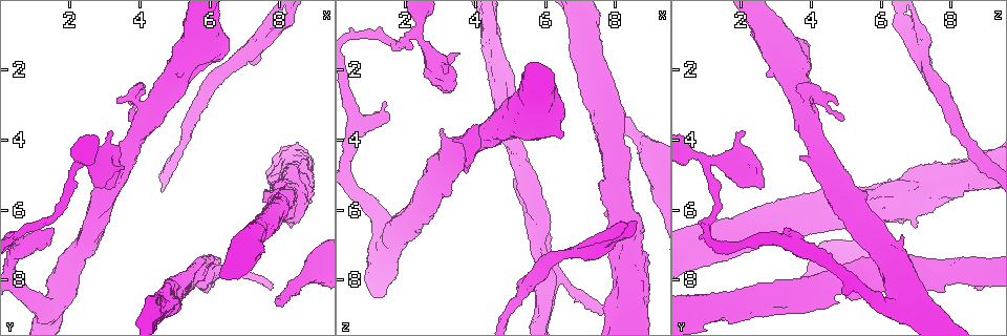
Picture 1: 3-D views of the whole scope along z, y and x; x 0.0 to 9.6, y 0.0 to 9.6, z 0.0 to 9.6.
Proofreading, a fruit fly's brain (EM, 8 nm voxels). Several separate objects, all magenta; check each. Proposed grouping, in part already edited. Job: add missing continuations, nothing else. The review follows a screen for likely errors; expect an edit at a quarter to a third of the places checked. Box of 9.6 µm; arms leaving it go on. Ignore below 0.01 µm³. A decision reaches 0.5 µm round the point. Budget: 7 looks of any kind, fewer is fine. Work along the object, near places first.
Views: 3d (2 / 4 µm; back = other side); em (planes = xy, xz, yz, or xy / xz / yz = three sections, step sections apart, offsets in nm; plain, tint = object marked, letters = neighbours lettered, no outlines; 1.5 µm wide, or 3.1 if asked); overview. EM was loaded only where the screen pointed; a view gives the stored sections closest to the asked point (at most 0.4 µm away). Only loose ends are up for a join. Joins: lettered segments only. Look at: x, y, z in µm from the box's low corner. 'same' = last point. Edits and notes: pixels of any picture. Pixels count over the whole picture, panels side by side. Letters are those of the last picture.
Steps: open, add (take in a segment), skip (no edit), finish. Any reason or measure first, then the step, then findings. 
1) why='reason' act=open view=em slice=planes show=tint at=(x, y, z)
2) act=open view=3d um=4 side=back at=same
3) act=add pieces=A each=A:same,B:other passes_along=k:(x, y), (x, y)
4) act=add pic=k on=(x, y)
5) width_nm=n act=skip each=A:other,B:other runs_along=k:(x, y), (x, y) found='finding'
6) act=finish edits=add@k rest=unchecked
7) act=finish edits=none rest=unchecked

why='an open end' act=open view=em slice=planes show=letters at=(7.80, 8.20, 8.70)

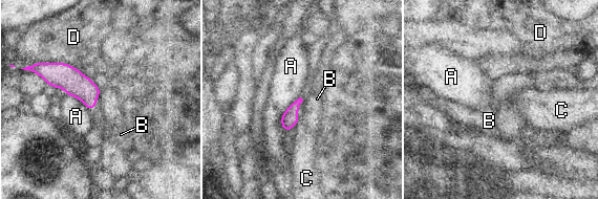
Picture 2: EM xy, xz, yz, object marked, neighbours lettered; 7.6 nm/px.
act=skip each=A:other,B:other,C:other,D:other border=2:(299, 96), (281, 116), (284, 131) found='no lettered segment goes on from it'

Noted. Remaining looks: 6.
why='stops while still wide' act=open view=3d um=4 side=back at=(8.25, 6.45, 7.05)

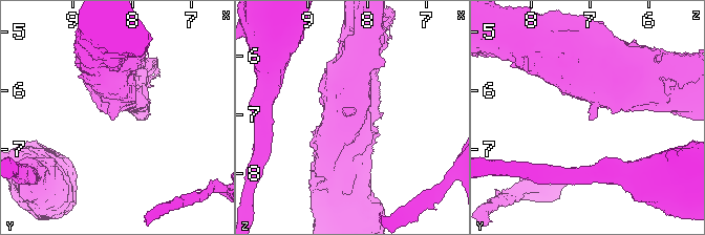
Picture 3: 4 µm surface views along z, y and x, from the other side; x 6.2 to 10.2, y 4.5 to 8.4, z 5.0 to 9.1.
act=open view=em slice=planes show=letters at=(8.35, 6.50, 7.00)

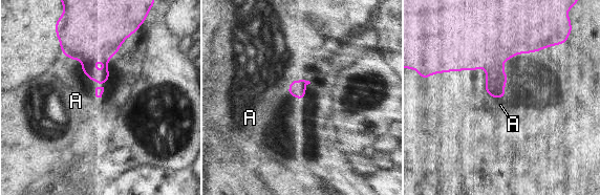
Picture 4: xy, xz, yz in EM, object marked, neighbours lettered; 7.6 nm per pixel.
act=skip each=A:other border=4:(508, 82), (504, 96), (493, 99) found='no lettered segment goes on from it'

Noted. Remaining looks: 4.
why='thick end' act=open view=3d um=4 at=(1.40, 7.00, 2.85)

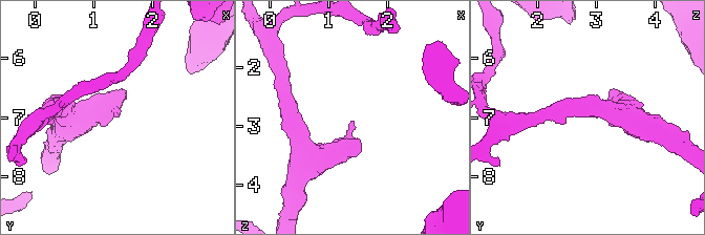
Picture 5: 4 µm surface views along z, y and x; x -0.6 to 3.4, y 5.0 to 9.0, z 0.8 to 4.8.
act=open view=em slice=planes show=tint at=(1.45, 7.00, 2.85)

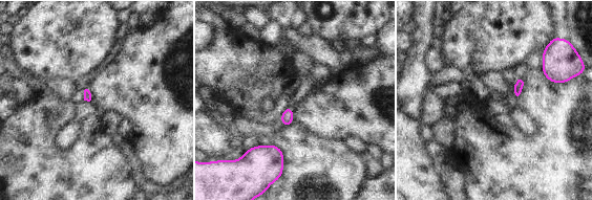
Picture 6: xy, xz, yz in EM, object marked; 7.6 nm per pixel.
act=open view=em slice=planes show=letters at=same

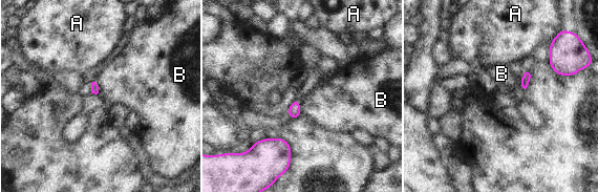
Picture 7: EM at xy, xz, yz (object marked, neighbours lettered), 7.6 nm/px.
act=skip each=A:other,B:other found='no lettered segment goes on from it'

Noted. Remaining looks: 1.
act=finish edits=none rest=unchecked

